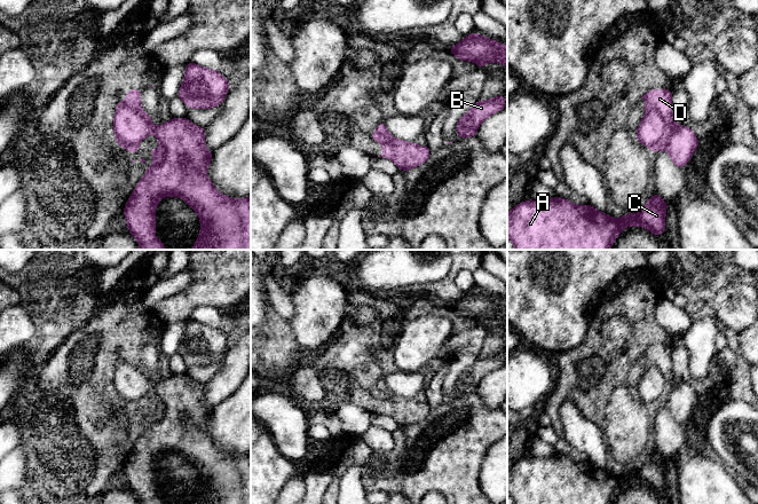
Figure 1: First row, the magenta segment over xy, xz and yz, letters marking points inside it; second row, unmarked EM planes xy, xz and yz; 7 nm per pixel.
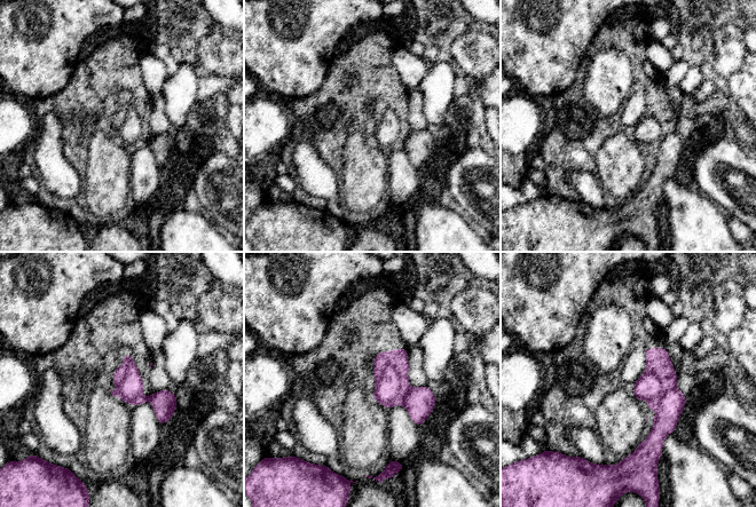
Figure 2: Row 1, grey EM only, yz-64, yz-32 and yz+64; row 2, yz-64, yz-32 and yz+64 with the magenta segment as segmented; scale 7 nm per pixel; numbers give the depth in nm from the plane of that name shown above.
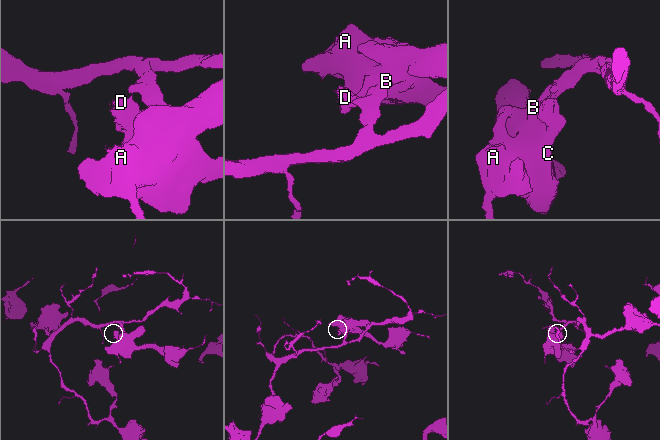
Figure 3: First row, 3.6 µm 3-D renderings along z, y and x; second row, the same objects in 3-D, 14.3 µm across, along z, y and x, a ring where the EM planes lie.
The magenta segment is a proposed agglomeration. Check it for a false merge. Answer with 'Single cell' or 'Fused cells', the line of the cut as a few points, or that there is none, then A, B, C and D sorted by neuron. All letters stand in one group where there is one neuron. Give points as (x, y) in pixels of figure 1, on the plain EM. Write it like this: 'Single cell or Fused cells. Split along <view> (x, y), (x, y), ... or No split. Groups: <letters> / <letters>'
Fused cells. Split along yz (654, 364), (664, 378), (664, 390), (650, 404). Groups: A B C / D

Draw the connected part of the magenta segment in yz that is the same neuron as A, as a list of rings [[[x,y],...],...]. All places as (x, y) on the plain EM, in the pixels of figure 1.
[[[656,449],[641,468],[629,468],[621,475],[613,475],[590,460],[576,462],[558,452],[547,457],[527,457],[507,470],[507,495],[514,504],[611,504],[616,494],[629,482],[646,485],[658,494],[665,488],[666,466],[668,459]]]

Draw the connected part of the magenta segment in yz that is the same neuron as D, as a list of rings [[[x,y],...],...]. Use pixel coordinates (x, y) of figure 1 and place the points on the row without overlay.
[[[650,346],[642,354],[646,356],[645,368],[657,367],[665,378],[665,386],[661,397],[650,404],[652,409],[655,410],[662,407],[671,391],[677,387],[680,383],[676,379],[672,371],[672,347],[671,346]]]

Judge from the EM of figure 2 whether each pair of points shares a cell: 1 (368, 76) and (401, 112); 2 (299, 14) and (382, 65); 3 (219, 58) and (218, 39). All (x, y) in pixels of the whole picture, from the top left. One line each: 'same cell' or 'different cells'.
1: same cell
2: different cells
3: same cell

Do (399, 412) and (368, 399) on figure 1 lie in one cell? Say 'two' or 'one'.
one

